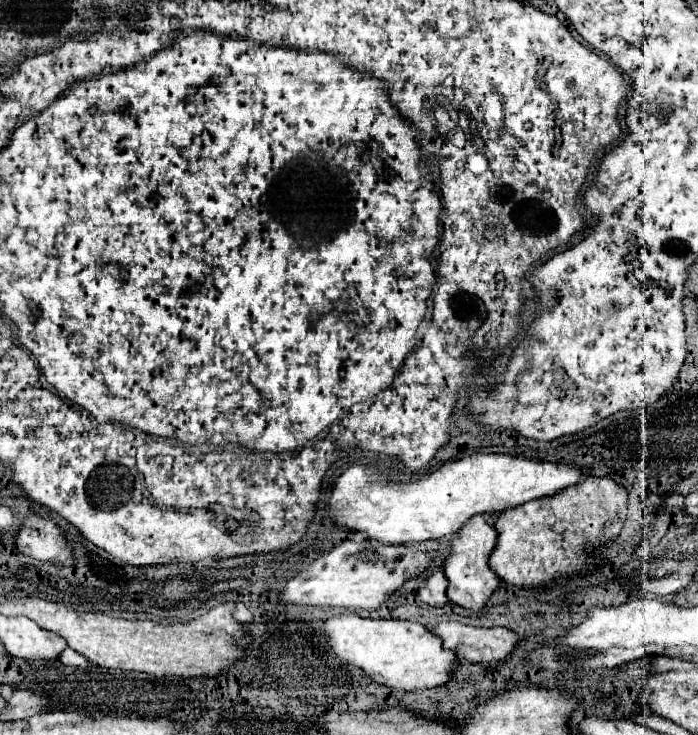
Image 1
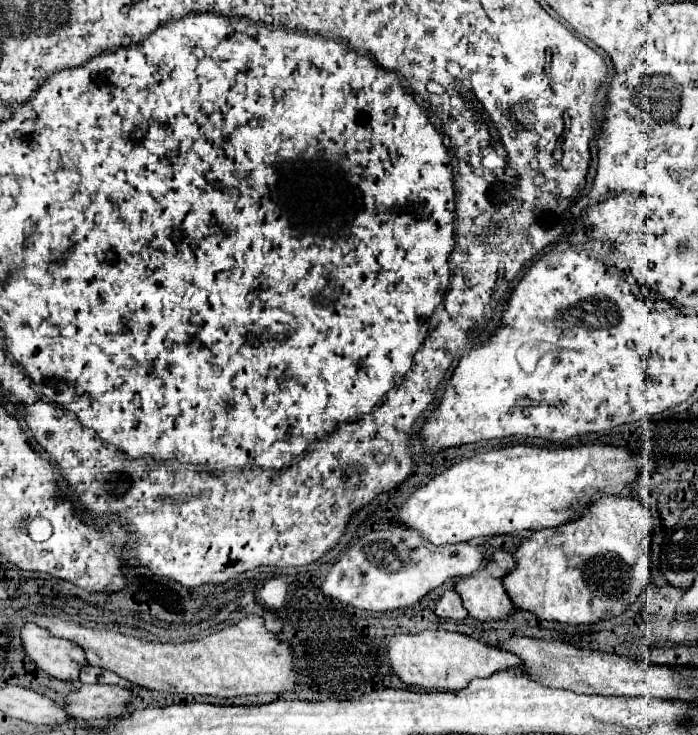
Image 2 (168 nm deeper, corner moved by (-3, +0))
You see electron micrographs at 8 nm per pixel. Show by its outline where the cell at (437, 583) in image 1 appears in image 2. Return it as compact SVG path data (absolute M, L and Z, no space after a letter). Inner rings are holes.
M446 591L438 603L436 603L436 611L434 611L438 617L444 617L444 619L464 619L468 615L468 611L462 607L462 599L458 597L456 591Z

